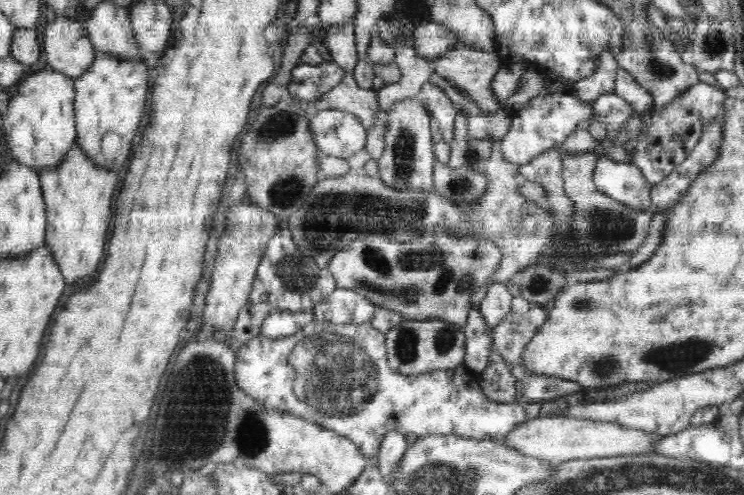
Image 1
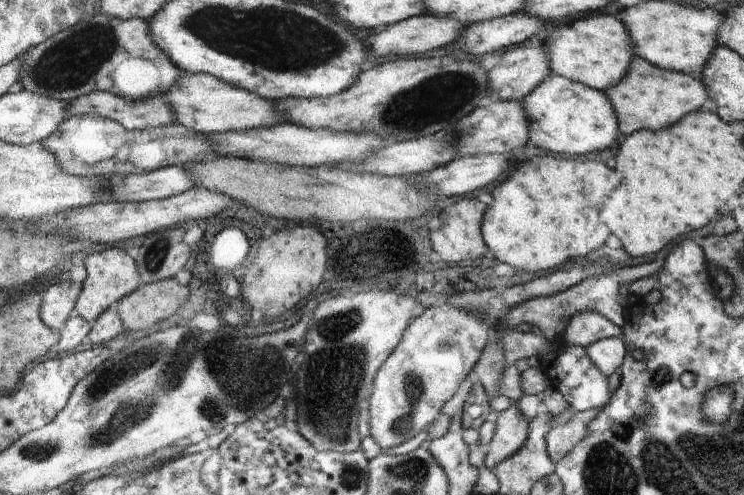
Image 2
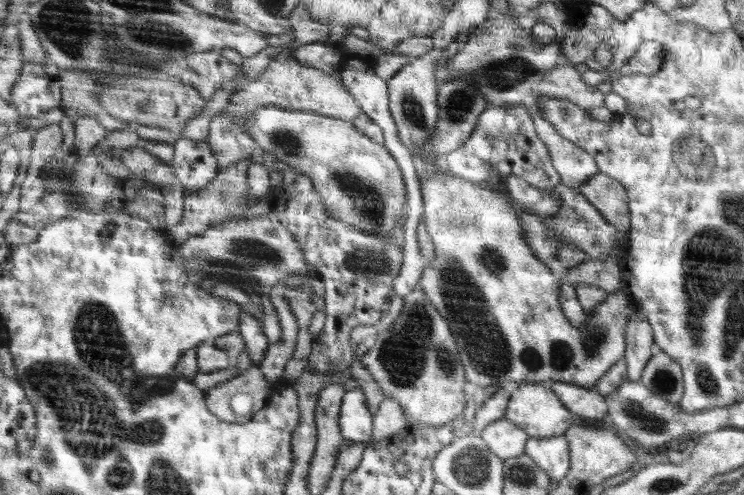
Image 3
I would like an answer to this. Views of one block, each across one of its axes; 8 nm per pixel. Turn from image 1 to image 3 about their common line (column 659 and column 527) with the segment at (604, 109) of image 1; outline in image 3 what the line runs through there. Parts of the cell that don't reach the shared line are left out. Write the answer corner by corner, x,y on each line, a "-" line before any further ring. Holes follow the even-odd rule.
489,105
482,112
472,136
460,149
447,154
443,163
447,169
458,172
466,182
481,184
494,176
518,176
528,184
549,189
561,184
544,142
538,138
527,108
524,105

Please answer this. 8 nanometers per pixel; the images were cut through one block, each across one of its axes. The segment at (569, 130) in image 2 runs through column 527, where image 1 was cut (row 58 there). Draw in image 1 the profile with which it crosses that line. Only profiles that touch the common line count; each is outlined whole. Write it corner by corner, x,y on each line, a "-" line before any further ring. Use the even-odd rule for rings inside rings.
98,52
93,65
81,77
74,79
74,86
76,142
94,165
117,173
128,160
134,136
142,126
148,96
148,69
142,60
124,60
-
106,132
115,132
122,138
120,152
113,160
106,159
100,149

